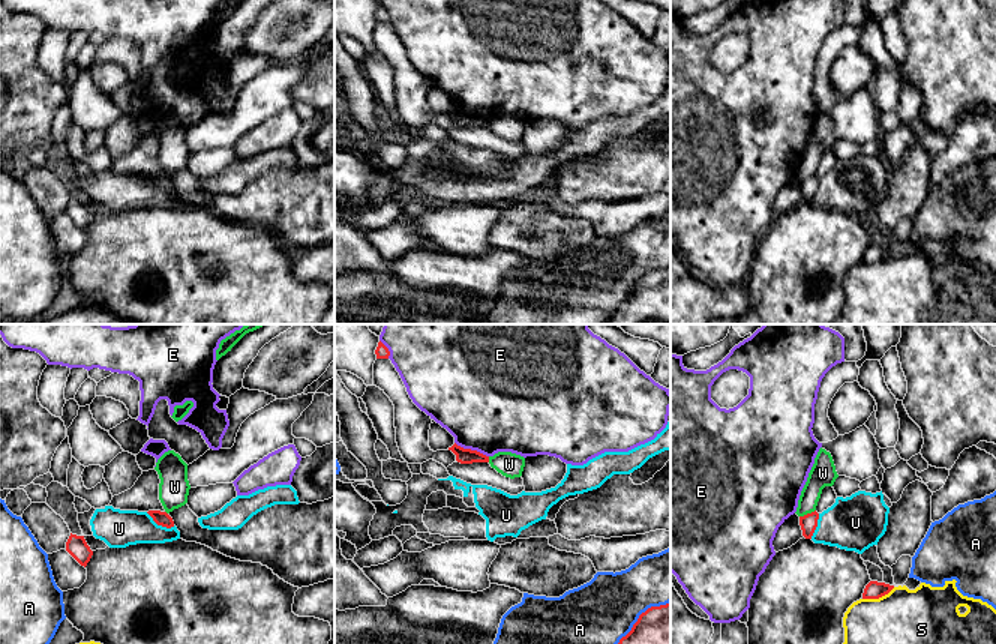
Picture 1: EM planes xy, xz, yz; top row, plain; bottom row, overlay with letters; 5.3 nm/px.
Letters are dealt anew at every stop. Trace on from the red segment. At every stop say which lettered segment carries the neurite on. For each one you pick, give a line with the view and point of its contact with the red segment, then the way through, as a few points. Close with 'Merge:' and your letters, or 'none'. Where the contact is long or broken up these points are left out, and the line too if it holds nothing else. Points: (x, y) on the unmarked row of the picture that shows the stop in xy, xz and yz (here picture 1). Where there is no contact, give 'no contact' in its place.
Merge: none

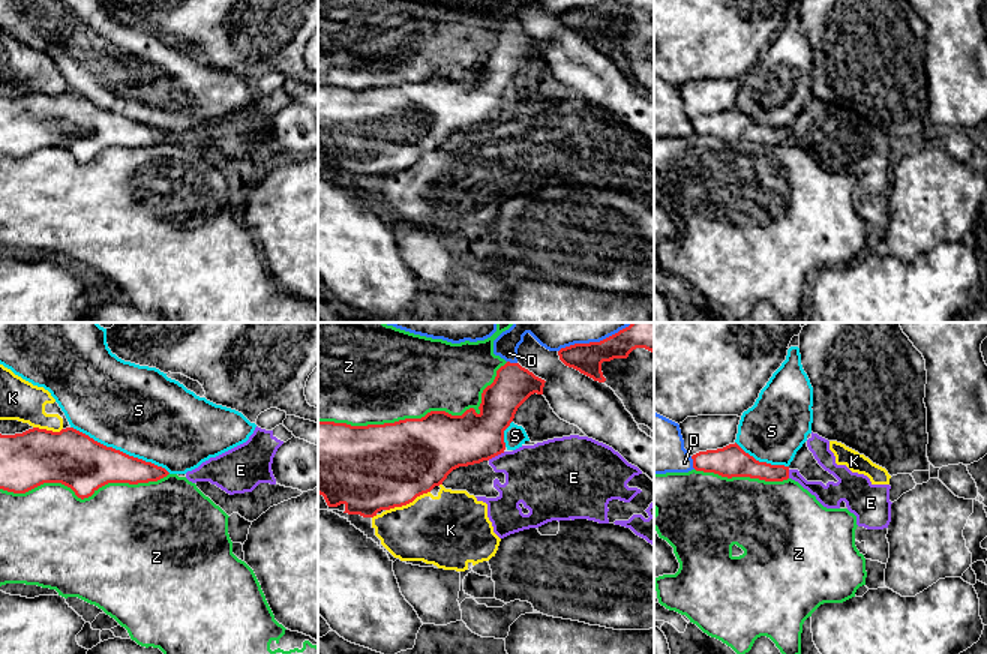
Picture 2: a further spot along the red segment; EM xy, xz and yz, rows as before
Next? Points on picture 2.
Merge: none

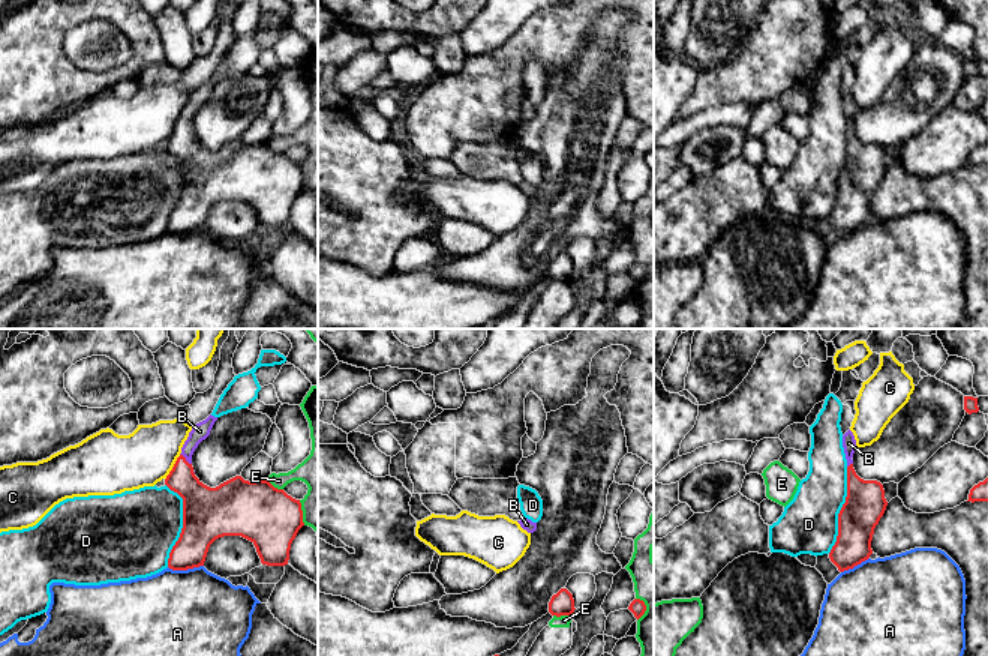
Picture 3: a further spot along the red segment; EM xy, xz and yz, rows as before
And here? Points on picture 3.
B: contact xy (185, 123); way xy (201, 167), (185, 146), (185, 123), (188, 111), (200, 95)
Merge: B

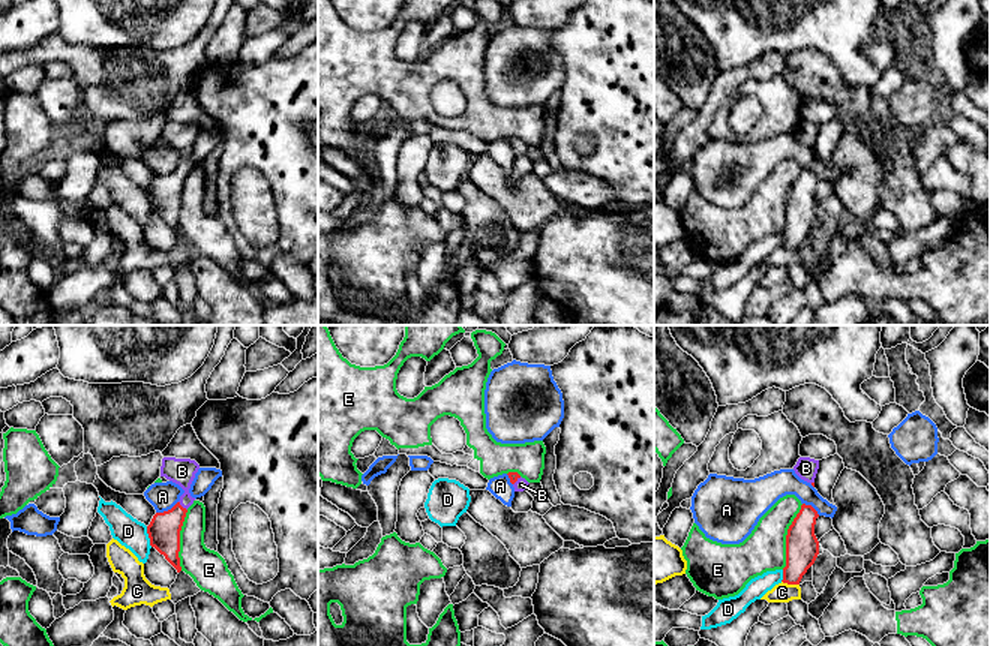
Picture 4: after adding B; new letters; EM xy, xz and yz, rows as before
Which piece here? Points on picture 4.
B: contact xy (180, 170); way xy (164, 195), (180, 170), (186, 164), (182, 135)
Merge: B

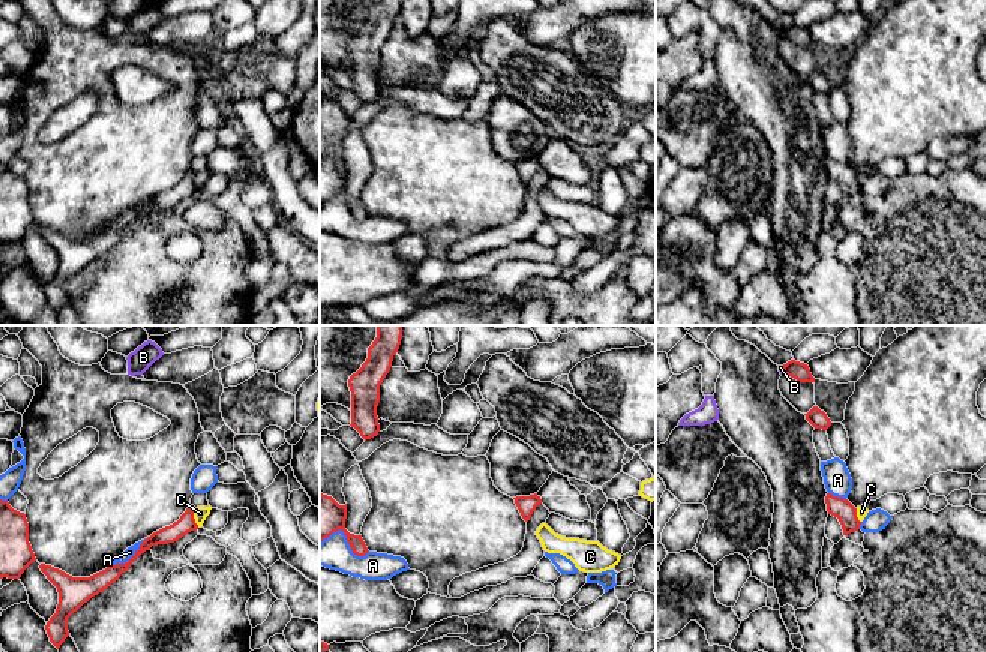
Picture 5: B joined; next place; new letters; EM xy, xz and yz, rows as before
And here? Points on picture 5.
Merge: none

